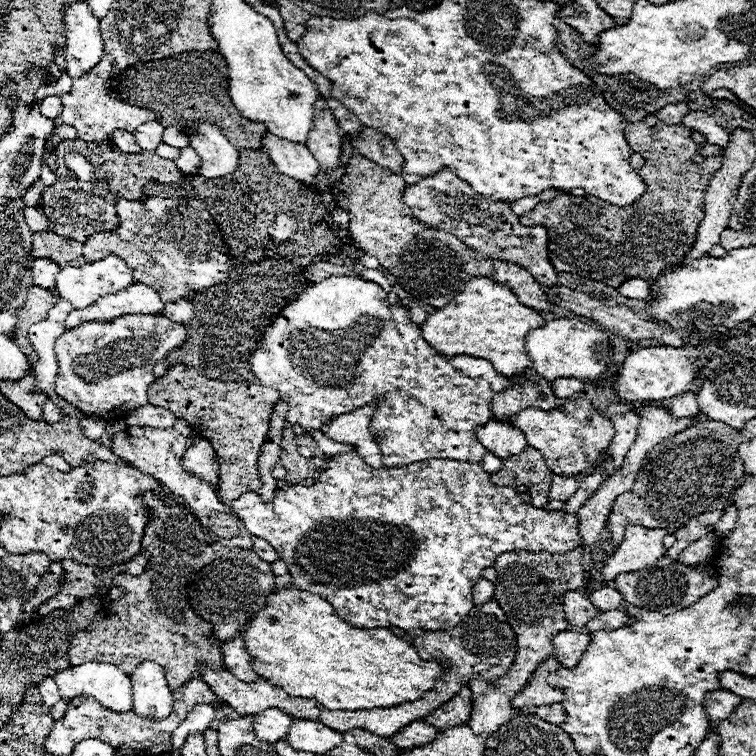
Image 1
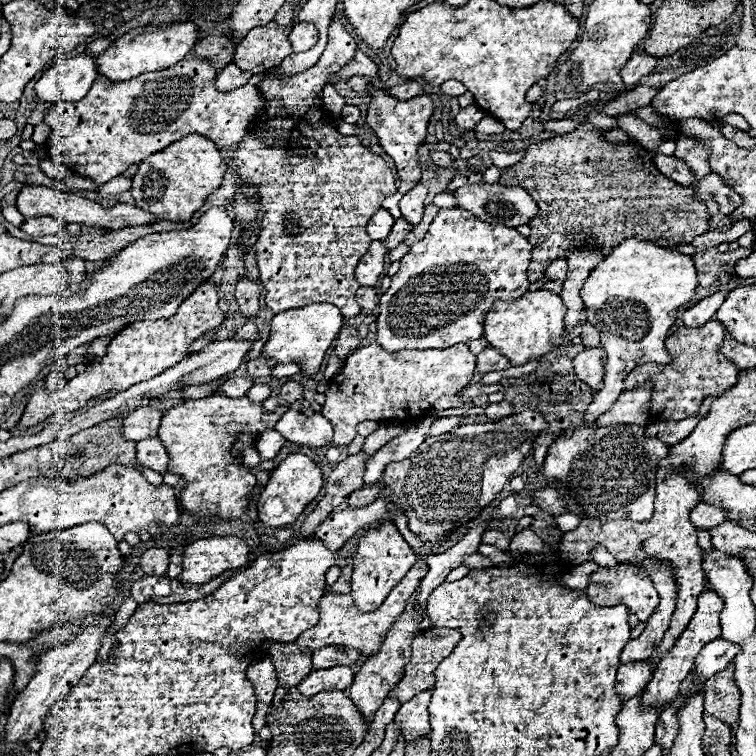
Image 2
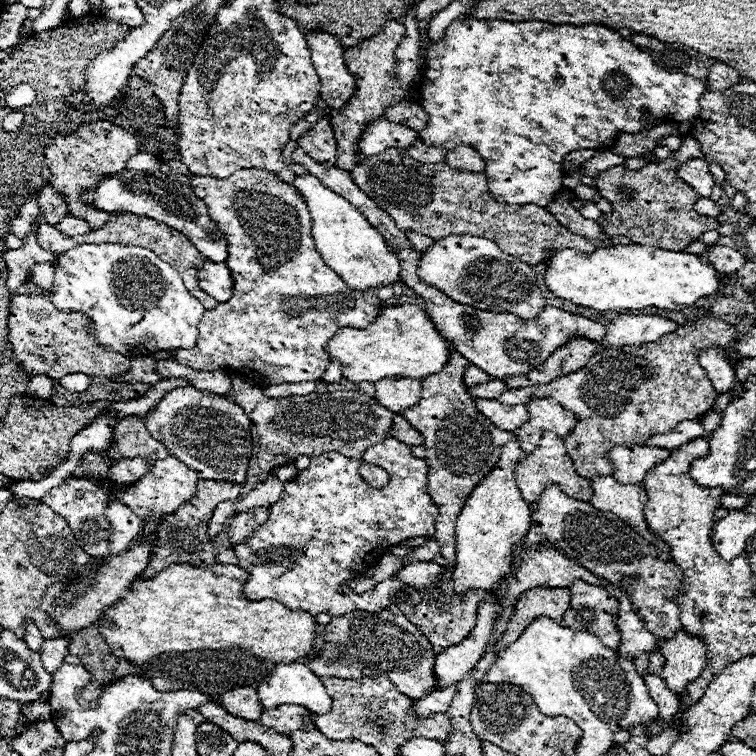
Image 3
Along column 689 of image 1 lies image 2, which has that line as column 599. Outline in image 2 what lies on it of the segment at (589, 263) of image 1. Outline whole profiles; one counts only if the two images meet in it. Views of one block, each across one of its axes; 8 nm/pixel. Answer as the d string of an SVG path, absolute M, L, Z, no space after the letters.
M580 124L574 132L556 134L546 142L532 144L524 158L502 170L498 184L504 186L524 186L526 192L536 200L538 214L530 220L530 244L532 244L532 258L528 266L528 280L536 282L544 276L544 270L558 258L566 258L570 252L576 250L598 250L604 256L616 248L616 244L624 242L626 238L638 240L660 240L666 238L670 246L692 244L696 236L708 232L708 210L704 202L696 196L692 186L676 184L664 178L650 156L638 142L608 142L602 136L600 128L590 128L590 124Z

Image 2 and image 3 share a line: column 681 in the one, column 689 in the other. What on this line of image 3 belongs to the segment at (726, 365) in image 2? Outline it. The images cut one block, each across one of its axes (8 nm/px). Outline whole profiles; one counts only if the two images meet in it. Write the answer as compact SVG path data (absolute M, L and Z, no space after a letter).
M702 320L686 328L678 328L676 332L664 334L656 342L646 342L640 346L624 346L618 350L600 350L592 356L586 368L572 372L568 376L560 376L544 386L528 386L518 390L504 392L498 400L504 404L526 404L528 400L538 400L544 396L556 398L564 408L576 414L578 424L574 430L564 438L564 446L568 448L568 456L572 456L572 464L580 476L592 480L592 476L610 476L614 474L614 464L608 460L608 452L620 444L636 444L648 440L656 432L670 432L676 428L680 420L698 420L706 414L716 400L716 390L710 388L710 378L704 368L700 368L696 354L704 348L718 346L726 352L732 352L736 342L736 328L722 322L722 320Z

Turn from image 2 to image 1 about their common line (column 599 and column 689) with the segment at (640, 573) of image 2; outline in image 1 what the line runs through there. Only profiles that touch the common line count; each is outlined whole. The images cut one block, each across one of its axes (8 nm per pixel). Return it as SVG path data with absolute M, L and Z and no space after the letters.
M662 556L656 566L646 570L636 570L630 574L620 574L614 580L614 586L622 592L624 600L646 610L658 610L658 612L676 612L684 606L692 606L696 600L700 600L704 594L708 594L718 580L708 570L690 570L678 560L672 560L668 556Z

